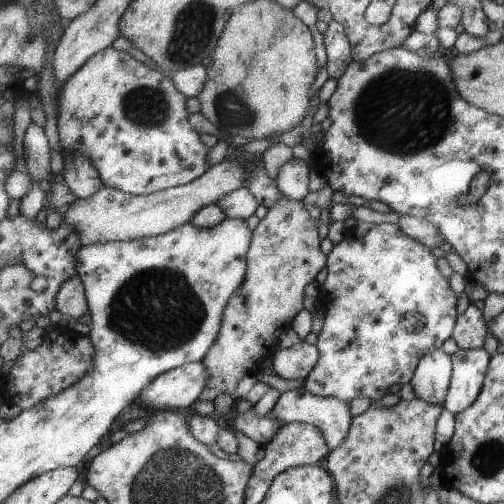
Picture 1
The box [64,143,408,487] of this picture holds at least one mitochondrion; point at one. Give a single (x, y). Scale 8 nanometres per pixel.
(155, 308)

